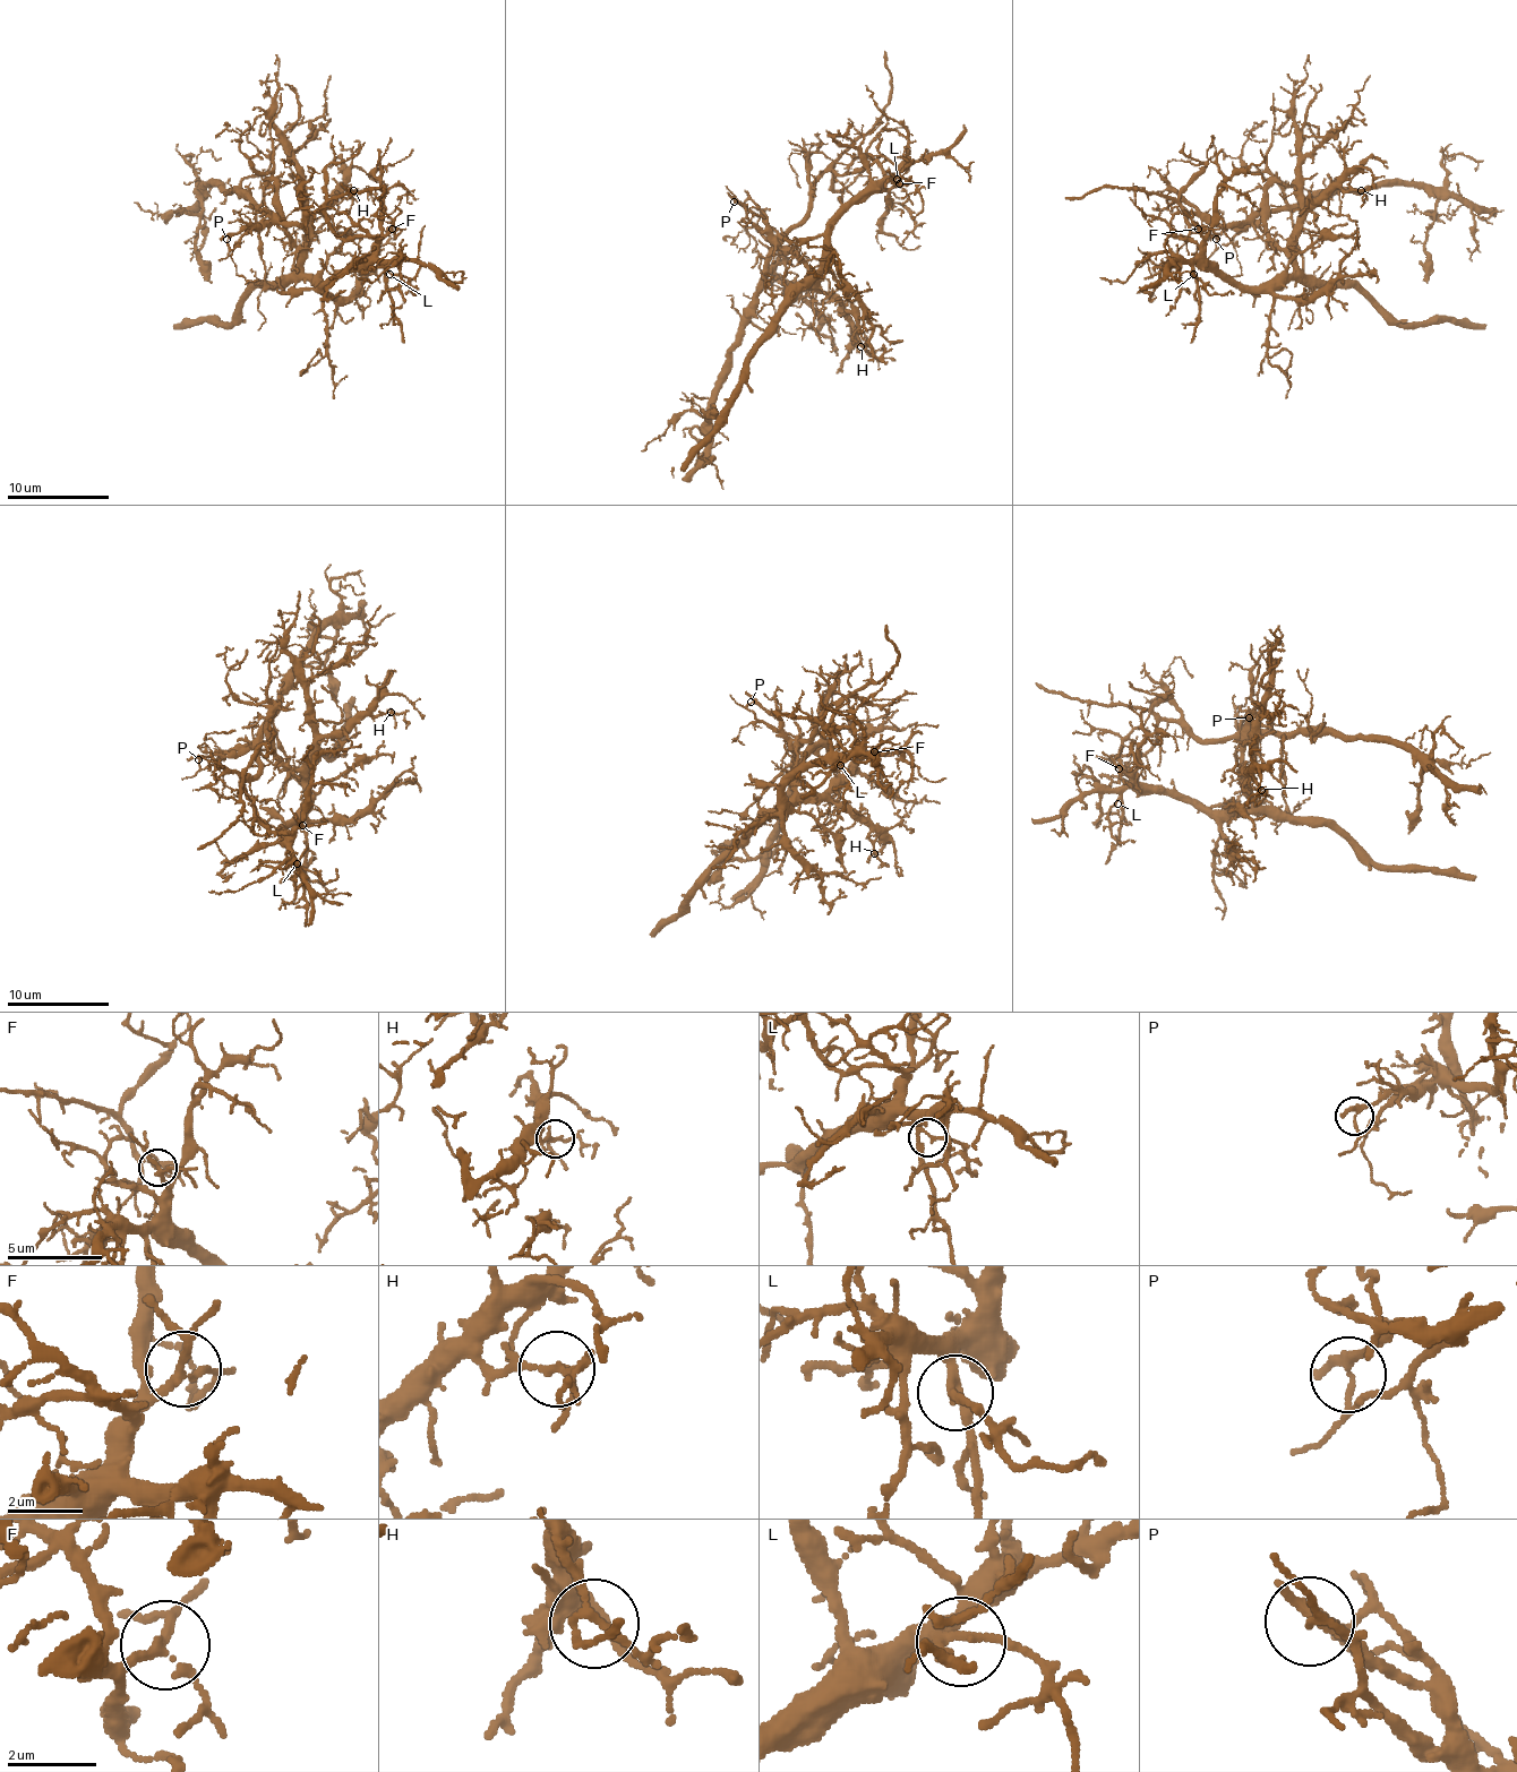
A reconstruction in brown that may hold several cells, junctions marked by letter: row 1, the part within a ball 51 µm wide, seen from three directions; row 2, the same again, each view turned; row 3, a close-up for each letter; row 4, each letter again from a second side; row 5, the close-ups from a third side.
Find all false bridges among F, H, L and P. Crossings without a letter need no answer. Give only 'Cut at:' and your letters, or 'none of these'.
Cut at: P

